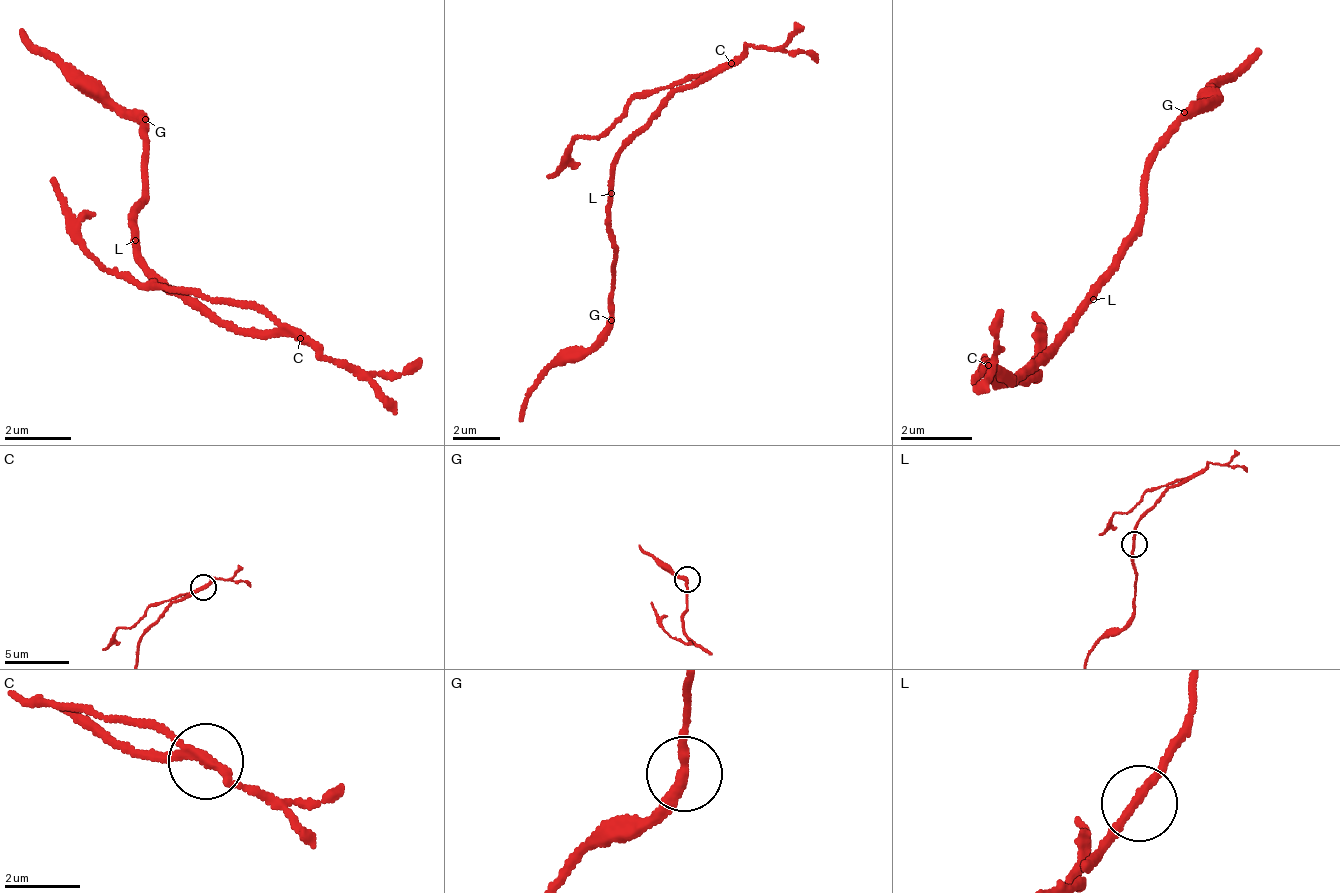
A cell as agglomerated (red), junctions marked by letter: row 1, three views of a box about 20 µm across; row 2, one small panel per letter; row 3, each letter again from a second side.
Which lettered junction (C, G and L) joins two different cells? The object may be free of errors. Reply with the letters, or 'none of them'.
C

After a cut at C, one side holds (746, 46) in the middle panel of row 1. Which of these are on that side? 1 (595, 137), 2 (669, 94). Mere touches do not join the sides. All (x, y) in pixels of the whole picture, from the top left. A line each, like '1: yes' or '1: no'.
1: yes
2: no

